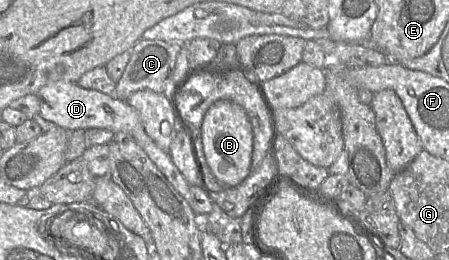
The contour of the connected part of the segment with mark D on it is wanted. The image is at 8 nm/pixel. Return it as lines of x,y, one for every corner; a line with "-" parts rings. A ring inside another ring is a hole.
55,81
42,87
37,96
40,101
39,114
43,119
55,123
68,131
107,129
114,133
123,133
132,137
145,151
147,156
166,177
175,190
187,201
191,200
190,185
173,163
169,153
162,150
146,133
139,113
126,101
97,90
85,89
78,83

